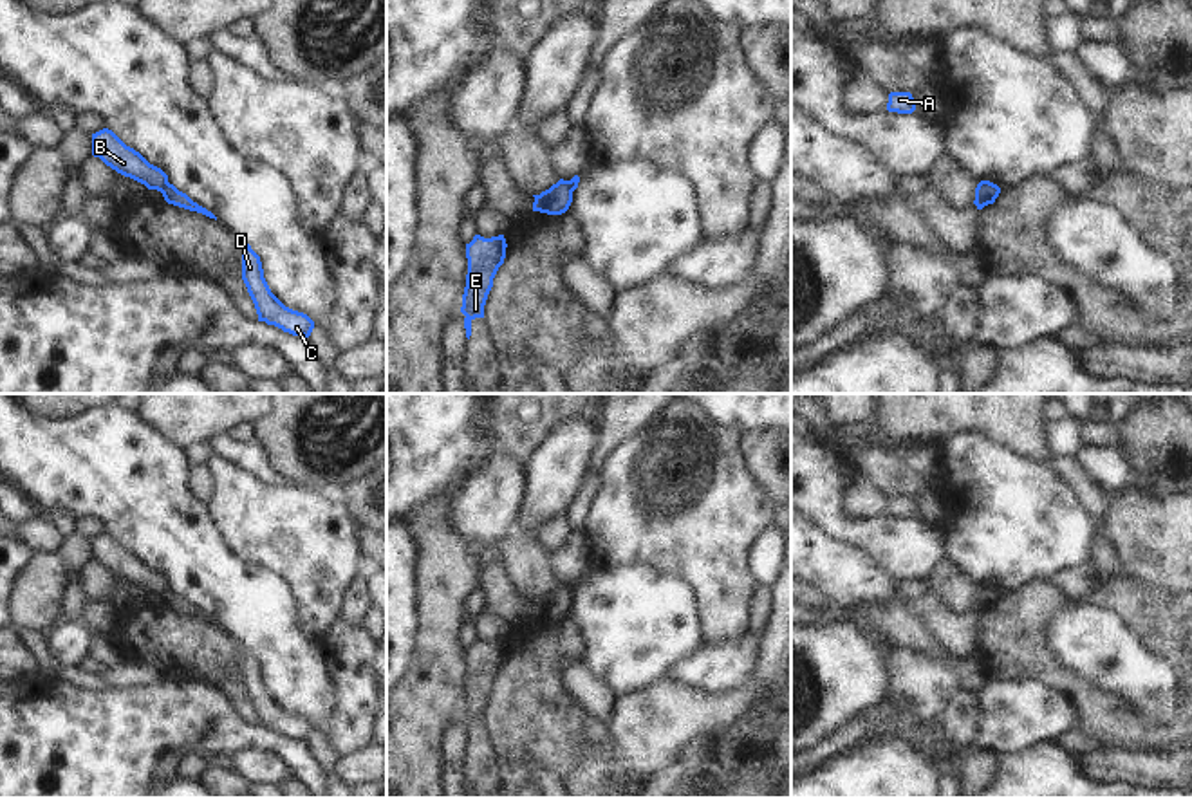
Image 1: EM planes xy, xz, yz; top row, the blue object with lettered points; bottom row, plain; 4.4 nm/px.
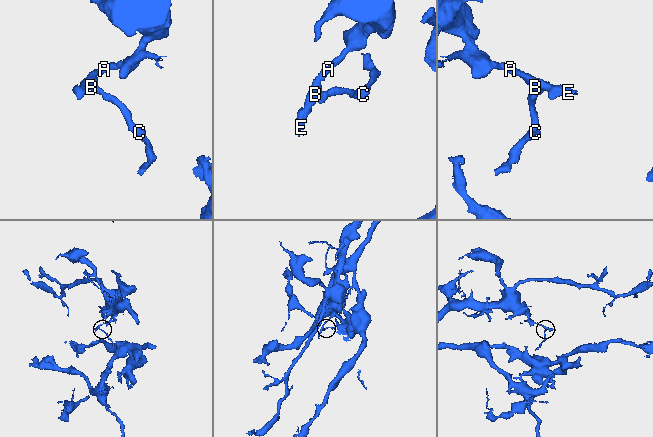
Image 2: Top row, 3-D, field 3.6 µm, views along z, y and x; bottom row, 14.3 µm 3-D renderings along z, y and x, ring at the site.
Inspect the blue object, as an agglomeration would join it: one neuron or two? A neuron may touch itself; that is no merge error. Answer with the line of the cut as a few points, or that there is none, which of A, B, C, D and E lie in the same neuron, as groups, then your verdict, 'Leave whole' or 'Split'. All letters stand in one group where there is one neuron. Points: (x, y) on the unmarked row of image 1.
Split along xy (168, 587), (159, 594). Groups: A B E / C D. Split.

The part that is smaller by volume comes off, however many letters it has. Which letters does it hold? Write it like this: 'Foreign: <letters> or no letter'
Foreign: C, D.

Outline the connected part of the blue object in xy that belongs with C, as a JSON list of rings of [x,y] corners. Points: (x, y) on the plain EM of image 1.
[[[238,641],[238,645],[242,648],[242,684],[255,708],[258,726],[275,729],[293,740],[309,742],[314,733],[314,726],[307,719],[285,711],[271,697],[271,693],[264,682],[260,661],[240,641]]]

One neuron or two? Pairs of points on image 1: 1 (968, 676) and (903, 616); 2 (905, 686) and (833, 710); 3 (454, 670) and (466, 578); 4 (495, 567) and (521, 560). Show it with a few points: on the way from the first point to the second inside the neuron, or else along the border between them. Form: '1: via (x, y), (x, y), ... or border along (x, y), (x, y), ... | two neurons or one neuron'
1: via (952, 661), (918, 632) | one neuron
2: border along (885, 649), (887, 690), (882, 699) | two neurons
3: via (446, 647), (446, 602) | one neuron
4: border along (497, 544), (512, 580), (530, 598) | two neurons

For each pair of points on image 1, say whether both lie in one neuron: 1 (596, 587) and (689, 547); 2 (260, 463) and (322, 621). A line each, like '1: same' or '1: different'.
1: different
2: different

